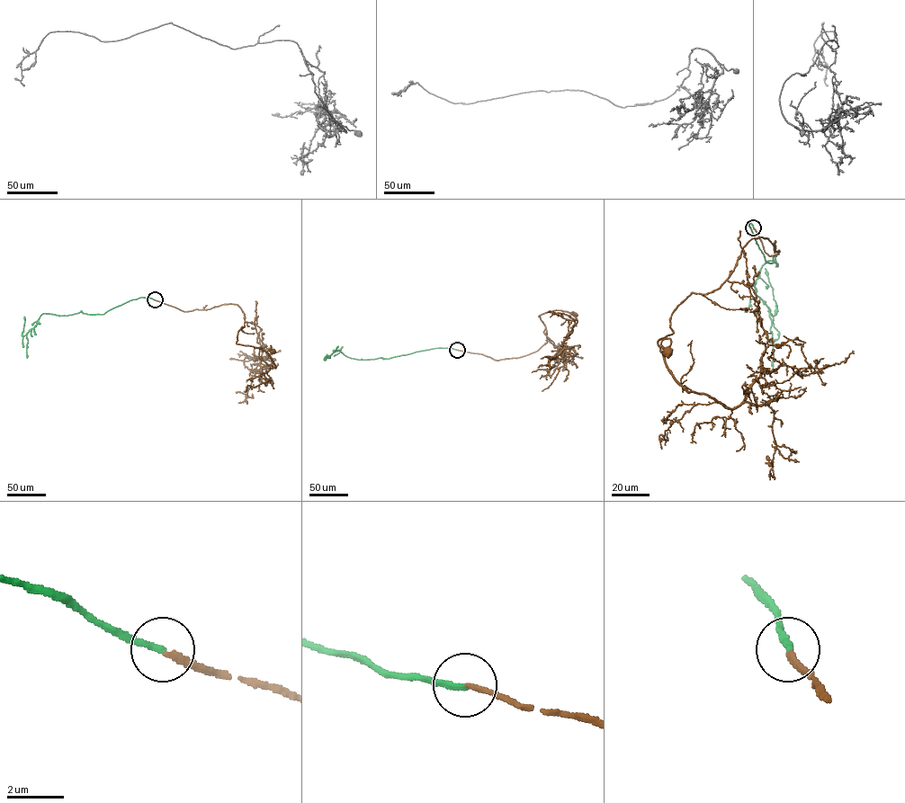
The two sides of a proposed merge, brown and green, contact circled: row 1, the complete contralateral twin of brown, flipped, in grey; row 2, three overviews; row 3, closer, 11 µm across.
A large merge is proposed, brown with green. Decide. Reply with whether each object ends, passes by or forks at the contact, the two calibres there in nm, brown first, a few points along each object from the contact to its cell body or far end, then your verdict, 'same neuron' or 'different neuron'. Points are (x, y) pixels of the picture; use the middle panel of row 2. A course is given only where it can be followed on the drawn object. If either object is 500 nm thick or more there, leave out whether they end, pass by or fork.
brown ends | green ends | 200/200 nm | brown via (457, 350), (496, 360), (520, 357), (547, 342), (539, 315), (556, 310), (575, 314) | green via (457, 350), (434, 348), (388, 359), (364, 360), (350, 358), (339, 350), (324, 359), (327, 354) | same neuron

